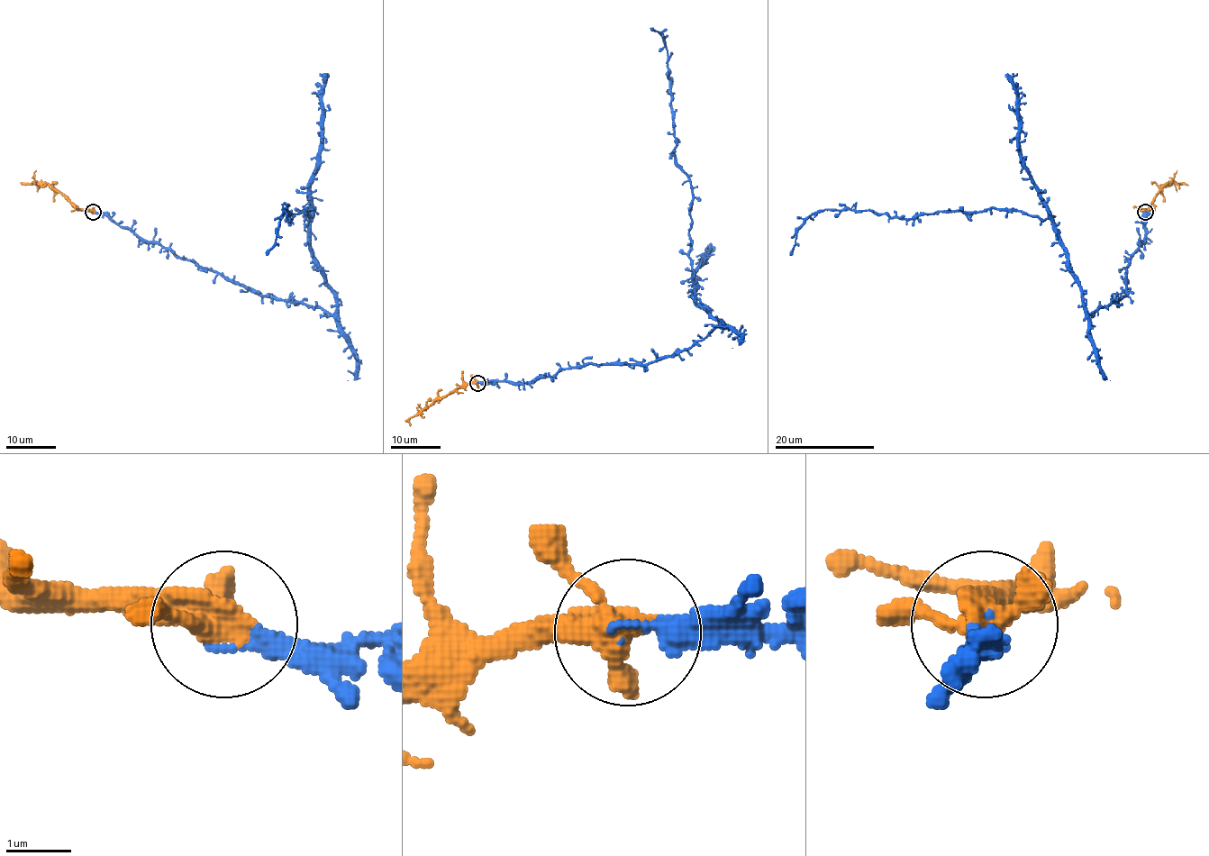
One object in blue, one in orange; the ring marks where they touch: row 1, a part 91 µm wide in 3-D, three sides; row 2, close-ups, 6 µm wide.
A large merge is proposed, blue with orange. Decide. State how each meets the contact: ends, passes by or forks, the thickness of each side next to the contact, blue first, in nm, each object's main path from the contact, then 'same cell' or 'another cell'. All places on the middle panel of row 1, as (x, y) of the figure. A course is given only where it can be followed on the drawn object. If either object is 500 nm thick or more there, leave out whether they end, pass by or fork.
blue ends | orange passes by | 70/440 nm | blue via (478, 382), (647, 365), (720, 322), (695, 300), (693, 188), (674, 153), (668, 50), (651, 27) | orange via (478, 382), (462, 384), (410, 419), (410, 426) | same cell

